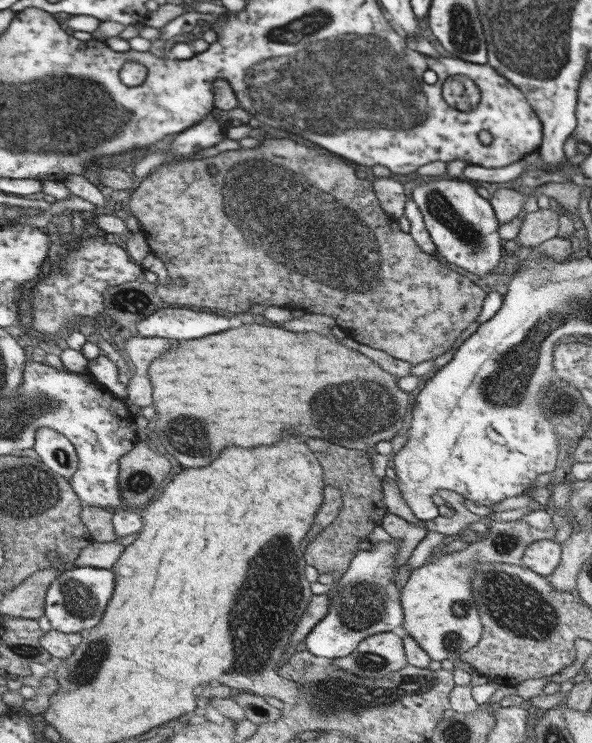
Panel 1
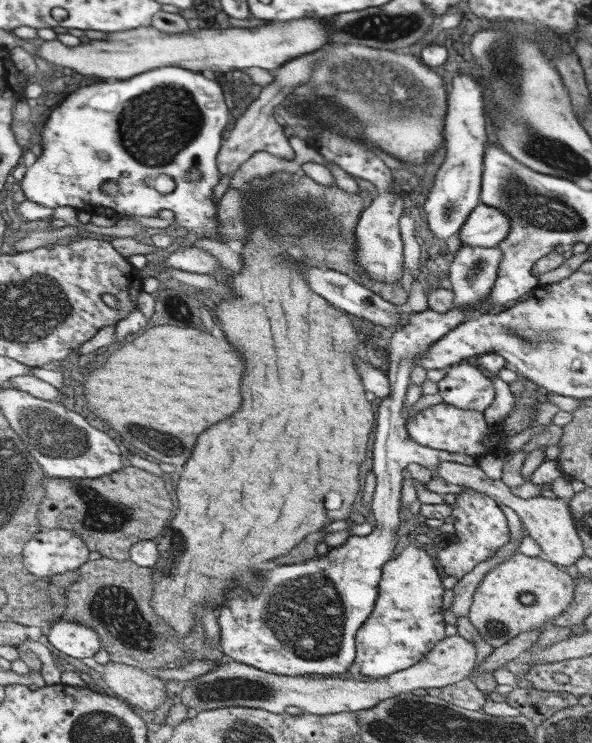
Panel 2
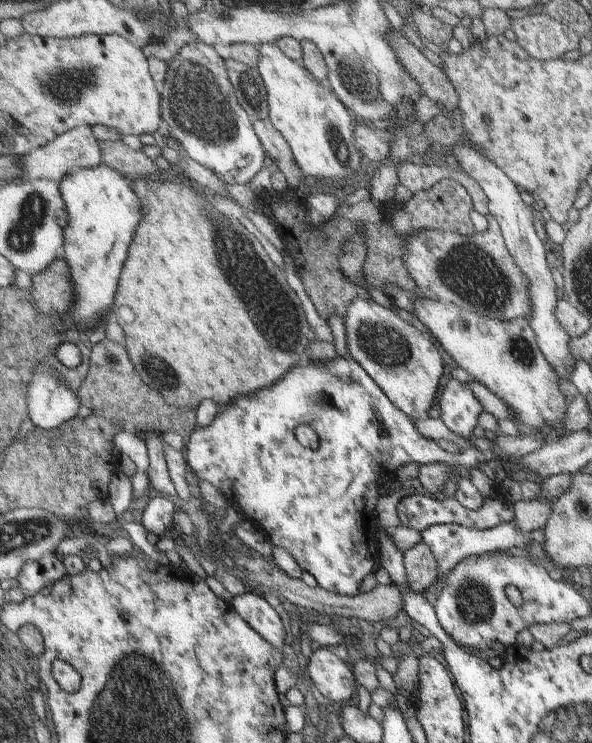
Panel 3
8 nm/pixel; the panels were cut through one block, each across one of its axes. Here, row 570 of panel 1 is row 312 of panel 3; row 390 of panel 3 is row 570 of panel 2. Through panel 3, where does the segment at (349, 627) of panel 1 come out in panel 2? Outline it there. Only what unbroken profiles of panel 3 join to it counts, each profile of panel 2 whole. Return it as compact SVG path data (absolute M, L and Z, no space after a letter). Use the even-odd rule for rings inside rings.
M406 546L399 550L394 562L386 566L386 578L382 578L382 598L378 598L378 610L374 610L374 618L370 618L370 622L362 626L362 634L358 634L358 662L354 664L362 674L376 679L389 677L399 670L409 669L410 666L420 662L422 657L428 656L442 639L446 639L444 634L446 622L440 614L444 588L442 588L440 574L434 566L435 561L424 552L424 549Z

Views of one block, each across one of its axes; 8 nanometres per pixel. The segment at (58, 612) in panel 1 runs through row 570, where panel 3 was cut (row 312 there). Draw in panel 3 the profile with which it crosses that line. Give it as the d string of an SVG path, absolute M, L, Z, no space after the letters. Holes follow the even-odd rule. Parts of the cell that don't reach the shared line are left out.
M104 162L96 168L82 168L64 178L61 184L62 194L66 198L66 214L69 224L66 227L66 260L72 268L74 278L73 309L68 315L76 322L75 327L87 341L88 334L98 331L107 317L115 318L118 288L121 288L122 274L129 260L130 248L142 224L142 204L138 196L137 184L130 176L124 178L124 172L112 168Z

